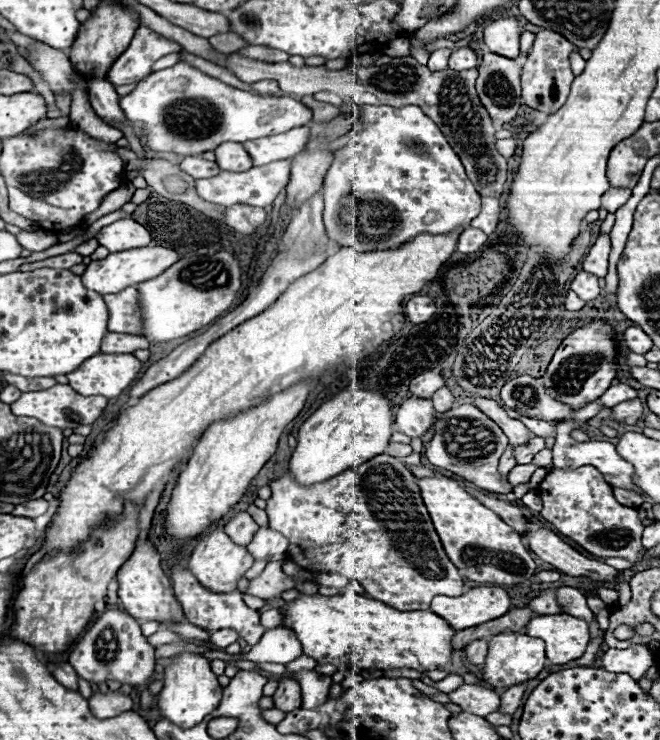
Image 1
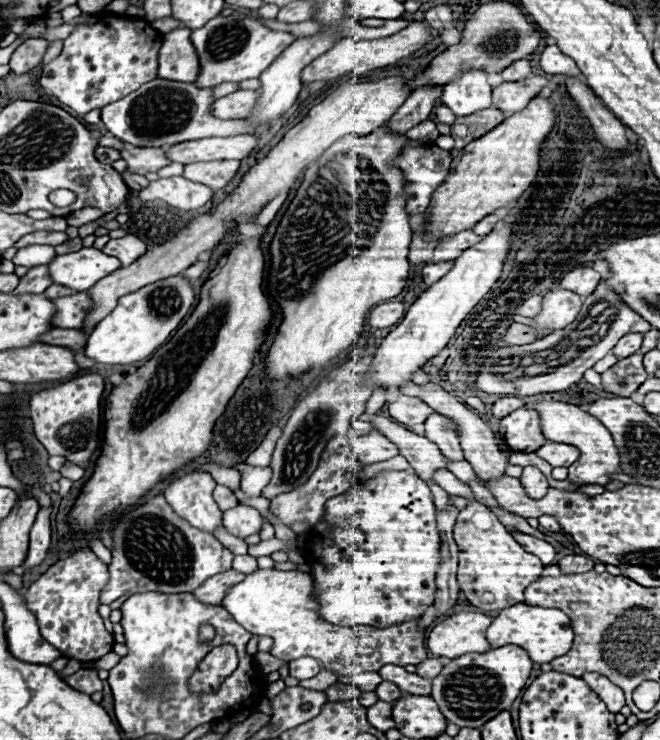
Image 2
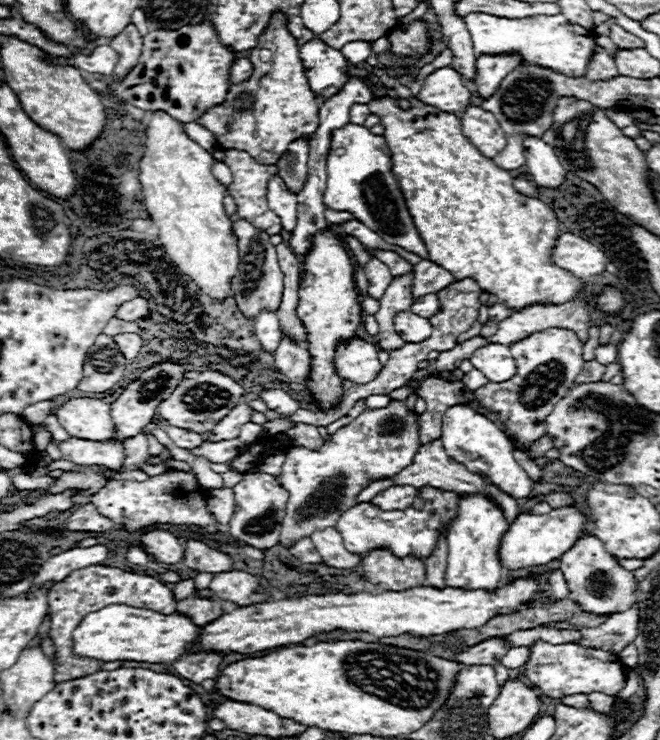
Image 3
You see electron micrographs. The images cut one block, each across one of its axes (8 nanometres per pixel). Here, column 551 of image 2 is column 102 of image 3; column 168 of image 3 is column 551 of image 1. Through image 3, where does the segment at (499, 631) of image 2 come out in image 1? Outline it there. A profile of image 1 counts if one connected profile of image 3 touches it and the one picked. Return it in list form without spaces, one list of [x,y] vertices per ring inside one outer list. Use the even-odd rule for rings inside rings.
[[[570,614],[536,616],[530,620],[524,632],[546,642],[546,656],[552,664],[566,664],[580,658],[590,642],[588,624]]]

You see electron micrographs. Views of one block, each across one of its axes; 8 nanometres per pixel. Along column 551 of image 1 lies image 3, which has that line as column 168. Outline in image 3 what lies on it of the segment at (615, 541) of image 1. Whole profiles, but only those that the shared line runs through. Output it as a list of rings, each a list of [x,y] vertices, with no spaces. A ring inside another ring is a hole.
[[[168,470],[146,482],[112,480],[92,498],[92,504],[102,516],[114,520],[118,526],[128,528],[130,532],[142,530],[154,522],[174,524],[174,526],[194,524],[206,532],[216,532],[218,526],[212,514],[206,510],[206,494],[204,490],[200,490],[200,484],[190,474],[176,470]]]

